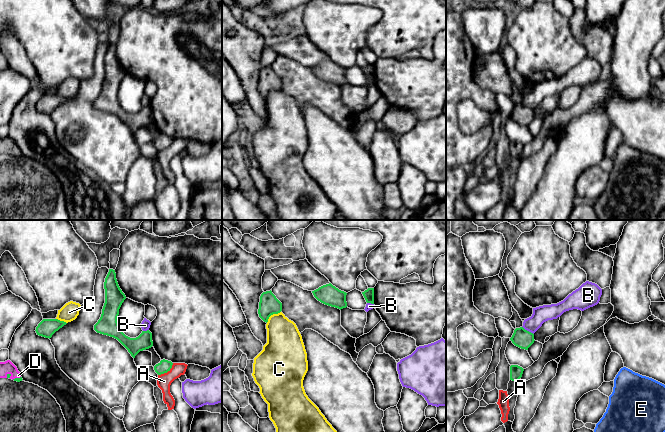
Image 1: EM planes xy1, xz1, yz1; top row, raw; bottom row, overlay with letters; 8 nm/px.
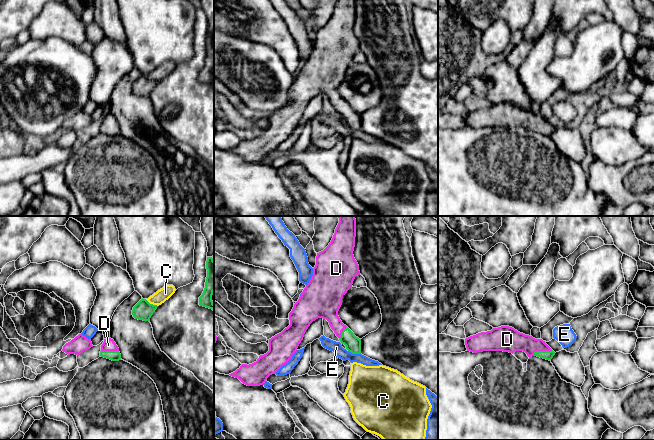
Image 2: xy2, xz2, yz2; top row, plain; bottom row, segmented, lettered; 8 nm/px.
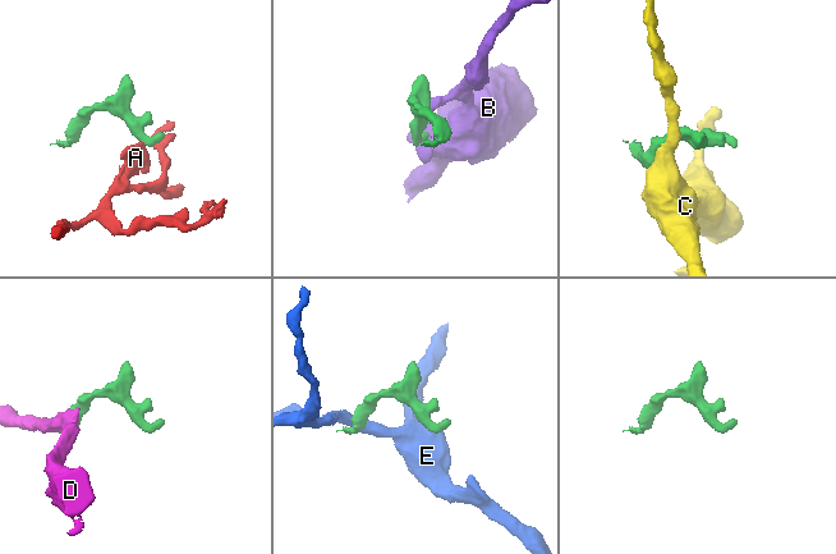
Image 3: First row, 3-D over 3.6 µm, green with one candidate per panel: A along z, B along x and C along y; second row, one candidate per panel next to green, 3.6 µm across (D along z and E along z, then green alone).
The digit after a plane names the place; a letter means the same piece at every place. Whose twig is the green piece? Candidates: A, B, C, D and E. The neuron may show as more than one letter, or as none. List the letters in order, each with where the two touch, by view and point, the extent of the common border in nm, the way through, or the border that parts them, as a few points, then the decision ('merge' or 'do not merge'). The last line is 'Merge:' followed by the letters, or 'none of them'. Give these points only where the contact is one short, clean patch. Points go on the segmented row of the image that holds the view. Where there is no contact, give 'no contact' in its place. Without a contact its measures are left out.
A: contact xy1 (166, 372); length 160 nm; border xy1 (173, 363), (166, 372), (158, 375); do not merge
B: contact yz1 (528, 331); length 120 nm; border yz1 (522, 326), (533, 334); do not merge
C: contact xz1 (272, 314); length 150 nm; do not merge
D: contact yz2 (541, 351); length 160 nm; way yz2 (548, 355), (541, 351), (537, 347), (512, 340); merge
E: contact xz2 (354, 353); length 110 nm; border xz2 (348, 350), (352, 353), (360, 353); do not merge
Merge: D

